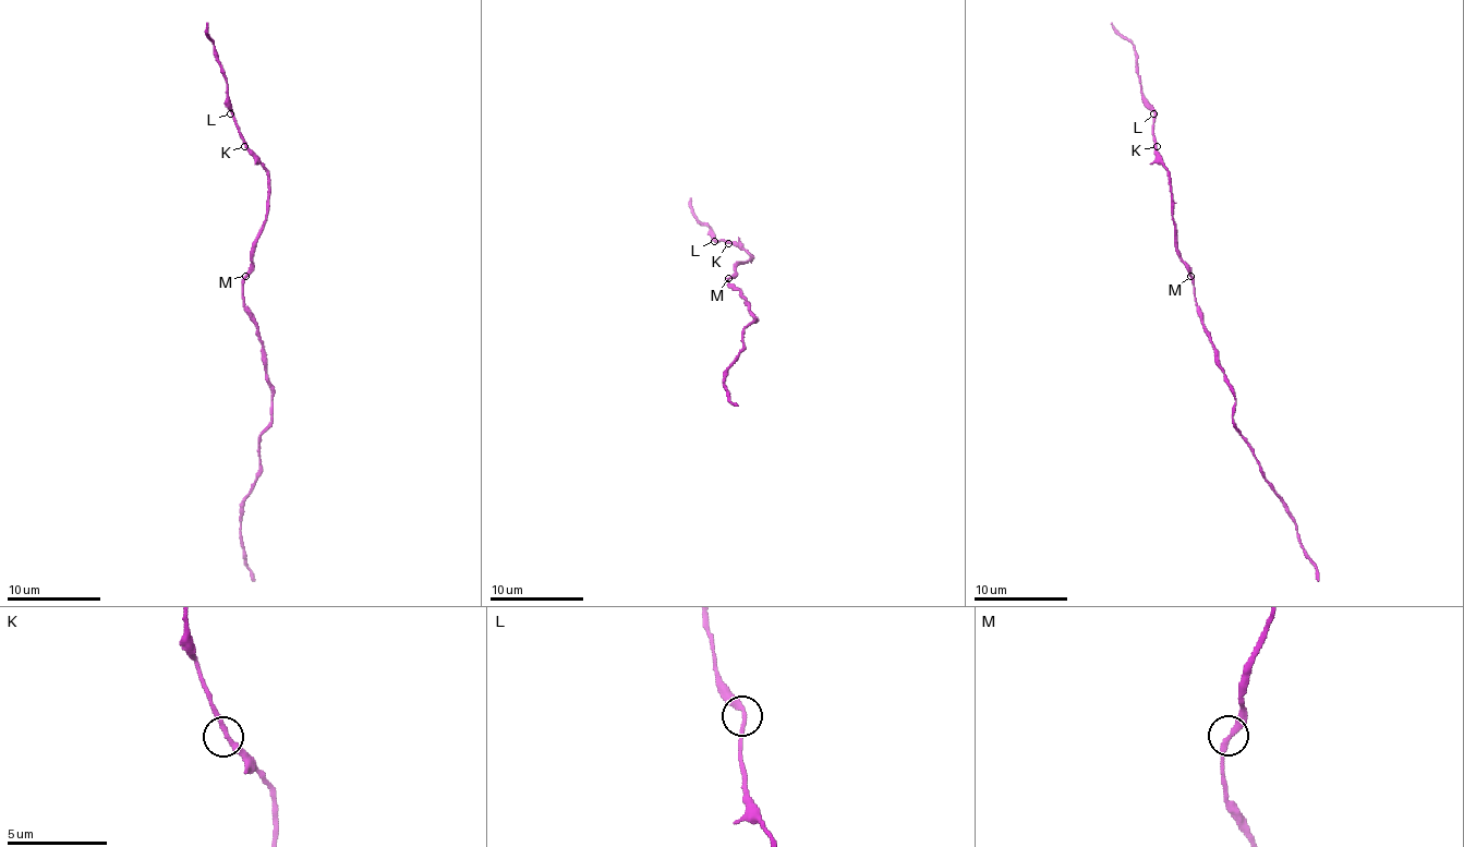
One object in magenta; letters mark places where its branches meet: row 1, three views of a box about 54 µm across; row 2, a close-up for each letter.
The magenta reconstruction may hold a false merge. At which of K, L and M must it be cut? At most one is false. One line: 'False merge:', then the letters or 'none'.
False merge: none

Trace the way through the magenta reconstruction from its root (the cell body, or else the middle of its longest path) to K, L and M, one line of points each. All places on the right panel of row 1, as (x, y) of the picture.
K: (1196, 306), (1194, 278), (1177, 247), (1170, 172), (1157, 146)
L: (1196, 306), (1194, 278), (1177, 247), (1170, 172), (1157, 149), (1153, 113)
M: (1196, 306), (1192, 276)

